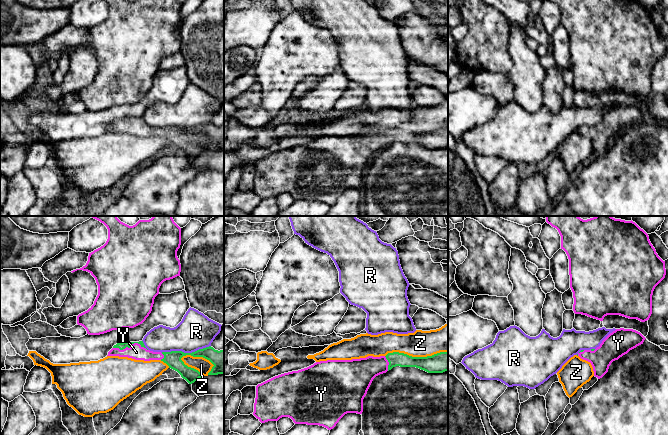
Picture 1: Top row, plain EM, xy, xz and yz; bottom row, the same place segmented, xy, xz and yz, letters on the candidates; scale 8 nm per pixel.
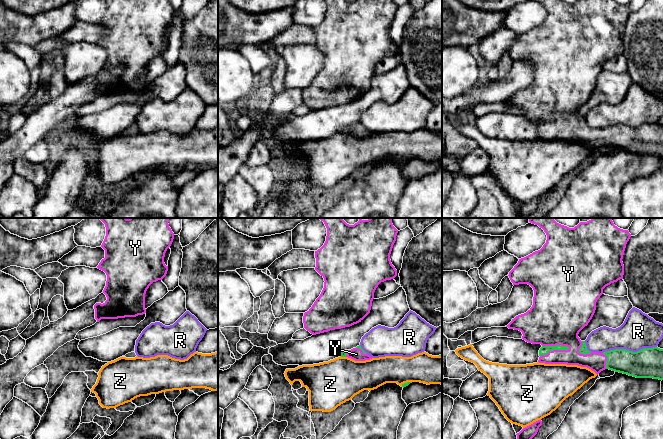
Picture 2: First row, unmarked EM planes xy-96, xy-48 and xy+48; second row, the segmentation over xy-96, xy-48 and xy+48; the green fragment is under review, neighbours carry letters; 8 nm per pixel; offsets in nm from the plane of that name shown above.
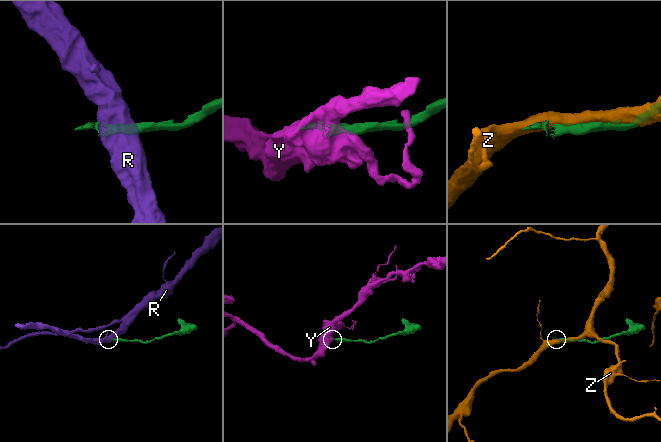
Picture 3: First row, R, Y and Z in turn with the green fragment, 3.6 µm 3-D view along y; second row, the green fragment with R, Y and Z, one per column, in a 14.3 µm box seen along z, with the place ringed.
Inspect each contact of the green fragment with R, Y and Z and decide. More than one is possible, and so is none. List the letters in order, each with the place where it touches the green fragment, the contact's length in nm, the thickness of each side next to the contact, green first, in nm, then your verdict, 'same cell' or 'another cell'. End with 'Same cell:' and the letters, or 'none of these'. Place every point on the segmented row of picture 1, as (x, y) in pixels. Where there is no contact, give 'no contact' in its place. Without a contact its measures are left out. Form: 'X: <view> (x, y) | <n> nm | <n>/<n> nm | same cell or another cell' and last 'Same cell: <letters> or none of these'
R: xy (185, 353) | 400 nm | 130/300 nm | another cell
Y: xy (130, 346) | 280 nm | 60/120 nm | same cell
Z: xy (197, 356) | 280 nm | 170/120 nm | another cell
Same cell: Y

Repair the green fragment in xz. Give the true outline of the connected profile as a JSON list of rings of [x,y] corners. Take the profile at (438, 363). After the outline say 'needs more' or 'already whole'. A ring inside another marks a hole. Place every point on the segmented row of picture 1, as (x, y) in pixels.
[[[393,352],[380,357],[316,362],[307,368],[284,373],[258,384],[253,415],[261,423],[289,417],[295,424],[319,425],[331,430],[345,414],[362,414],[363,399],[373,379],[396,366],[416,367],[428,373],[443,373],[448,371],[448,352],[427,357],[412,357]]] | needs more

